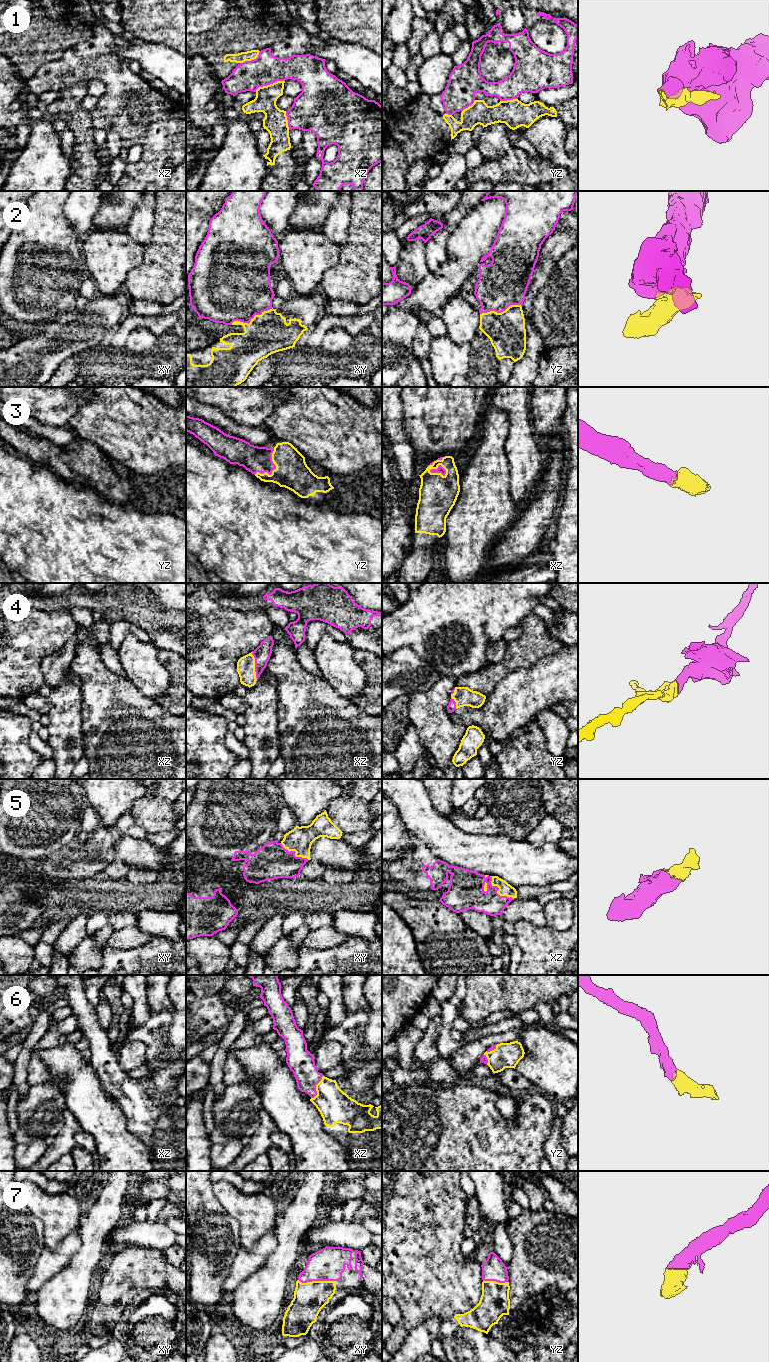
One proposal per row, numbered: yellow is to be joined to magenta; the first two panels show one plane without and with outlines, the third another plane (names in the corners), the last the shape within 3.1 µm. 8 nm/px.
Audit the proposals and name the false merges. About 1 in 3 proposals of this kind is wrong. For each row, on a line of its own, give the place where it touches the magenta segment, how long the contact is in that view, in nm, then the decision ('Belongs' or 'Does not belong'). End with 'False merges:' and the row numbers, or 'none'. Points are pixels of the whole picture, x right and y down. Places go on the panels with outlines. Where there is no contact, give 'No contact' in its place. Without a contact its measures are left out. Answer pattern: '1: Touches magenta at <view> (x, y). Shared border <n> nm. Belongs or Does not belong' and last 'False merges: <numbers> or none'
1: Touches magenta at xz (269, 84). Shared border 260 nm. Does not belong
2: Touches magenta at xy (252, 318). Shared border 360 nm. Does not belong
3: Touches magenta at yz (274, 469). Shared border 280 nm. Belongs
4: Touches magenta at xz (255, 665). Shared border 220 nm. Belongs
5: Touches magenta at xz (497, 890). Shared border 260 nm. Belongs
6: Touches magenta at xz (315, 1087). Shared border 220 nm. Belongs
7: Touches magenta at xy (317, 1280). Shared border 300 nm. Belongs
False merges: 1, 2

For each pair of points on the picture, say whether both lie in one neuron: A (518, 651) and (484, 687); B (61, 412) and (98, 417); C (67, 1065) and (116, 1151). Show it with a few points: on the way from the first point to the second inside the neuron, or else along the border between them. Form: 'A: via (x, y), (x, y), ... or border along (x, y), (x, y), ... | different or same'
A: via (510, 660), (492, 678) | same
B: border along (88, 397), (65, 426) | different
C: via (81, 1086), (84, 1097), (107, 1123), (109, 1130) | same

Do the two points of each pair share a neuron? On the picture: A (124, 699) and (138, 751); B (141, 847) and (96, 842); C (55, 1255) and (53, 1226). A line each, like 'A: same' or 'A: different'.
A: same
B: different
C: different

